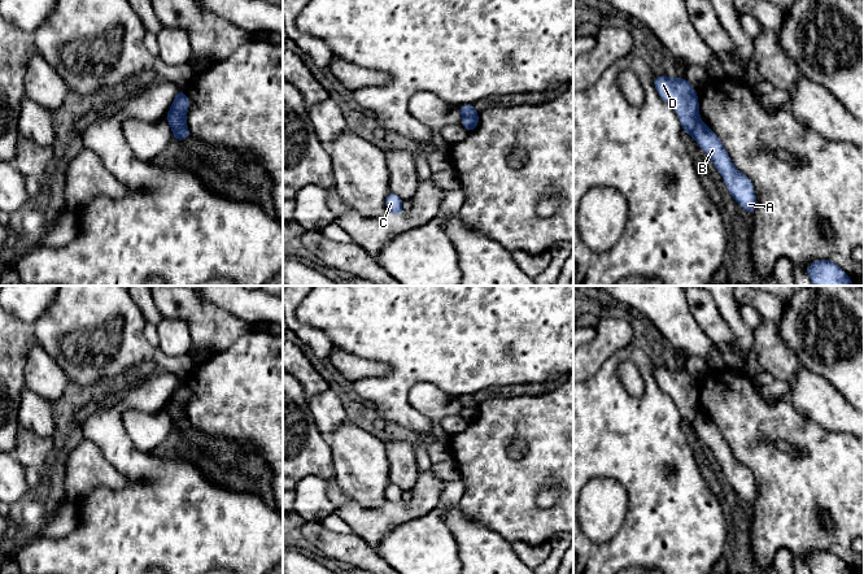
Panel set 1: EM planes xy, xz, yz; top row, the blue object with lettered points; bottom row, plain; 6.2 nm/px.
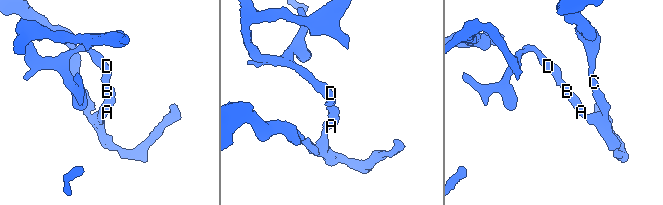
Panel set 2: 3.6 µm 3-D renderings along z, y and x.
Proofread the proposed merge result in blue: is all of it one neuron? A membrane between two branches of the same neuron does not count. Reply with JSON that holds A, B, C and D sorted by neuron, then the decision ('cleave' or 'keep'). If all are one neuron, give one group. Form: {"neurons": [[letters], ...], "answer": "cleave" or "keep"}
{"neurons": [["A", "B", "C"], ["D"]], "answer": "cleave"}

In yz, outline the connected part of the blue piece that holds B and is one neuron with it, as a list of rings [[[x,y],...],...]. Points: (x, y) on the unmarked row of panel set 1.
[[[703,412],[698,413],[691,427],[712,451],[737,495],[752,506],[756,499],[752,473],[733,456],[719,427]]]

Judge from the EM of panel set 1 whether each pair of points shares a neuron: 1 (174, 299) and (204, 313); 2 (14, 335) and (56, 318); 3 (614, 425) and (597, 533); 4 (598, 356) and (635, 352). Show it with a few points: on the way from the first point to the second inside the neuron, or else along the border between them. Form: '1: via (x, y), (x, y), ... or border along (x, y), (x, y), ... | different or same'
1: via (182, 303), (196, 313) | same
2: border along (33, 325), (38, 340) | different
3: border along (587, 482), (614, 478), (628, 499) | different
4: border along (631, 343), (615, 351), (590, 377) | different

